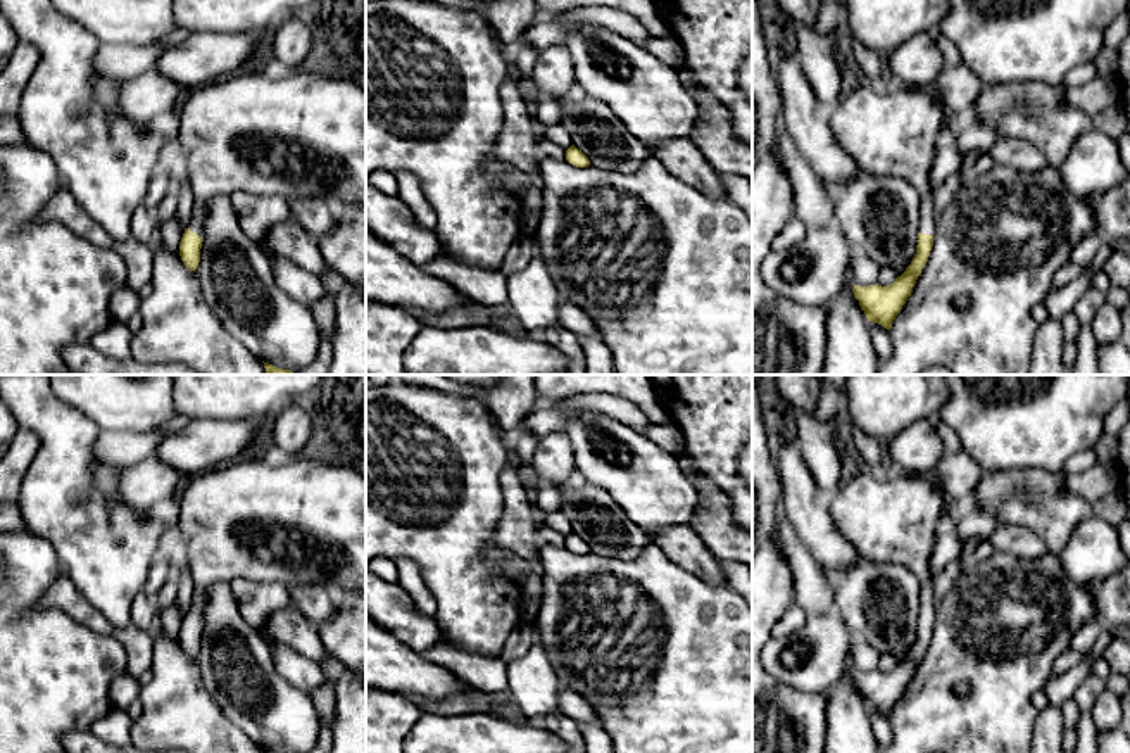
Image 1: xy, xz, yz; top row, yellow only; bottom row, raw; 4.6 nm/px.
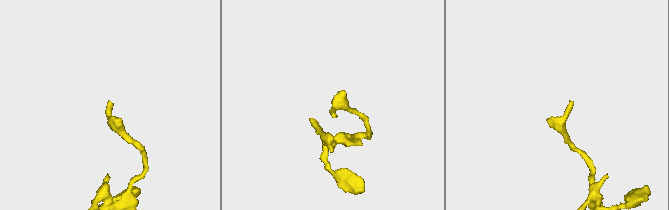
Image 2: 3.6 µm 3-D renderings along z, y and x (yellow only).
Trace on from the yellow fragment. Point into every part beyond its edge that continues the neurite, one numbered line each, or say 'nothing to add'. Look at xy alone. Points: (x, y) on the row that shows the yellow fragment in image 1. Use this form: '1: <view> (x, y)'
1: xy (302, 133)

